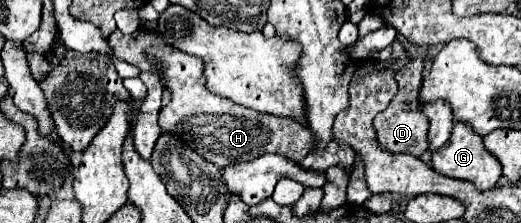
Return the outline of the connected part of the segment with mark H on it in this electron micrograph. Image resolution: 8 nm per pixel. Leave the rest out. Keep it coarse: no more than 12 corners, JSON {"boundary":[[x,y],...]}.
{"boundary":[[115,30],[119,60],[171,90],[159,126],[225,168],[315,148],[295,120],[209,92],[203,60],[159,34]]}

